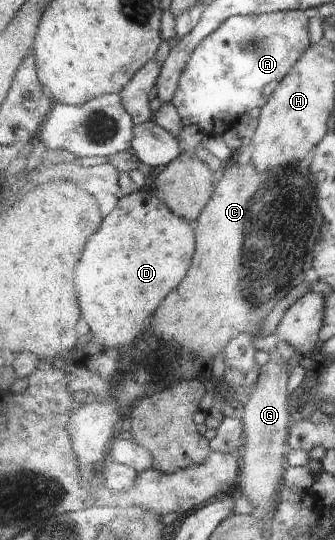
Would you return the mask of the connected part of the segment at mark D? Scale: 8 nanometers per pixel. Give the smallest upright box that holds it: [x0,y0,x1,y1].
[77,190,195,346]

